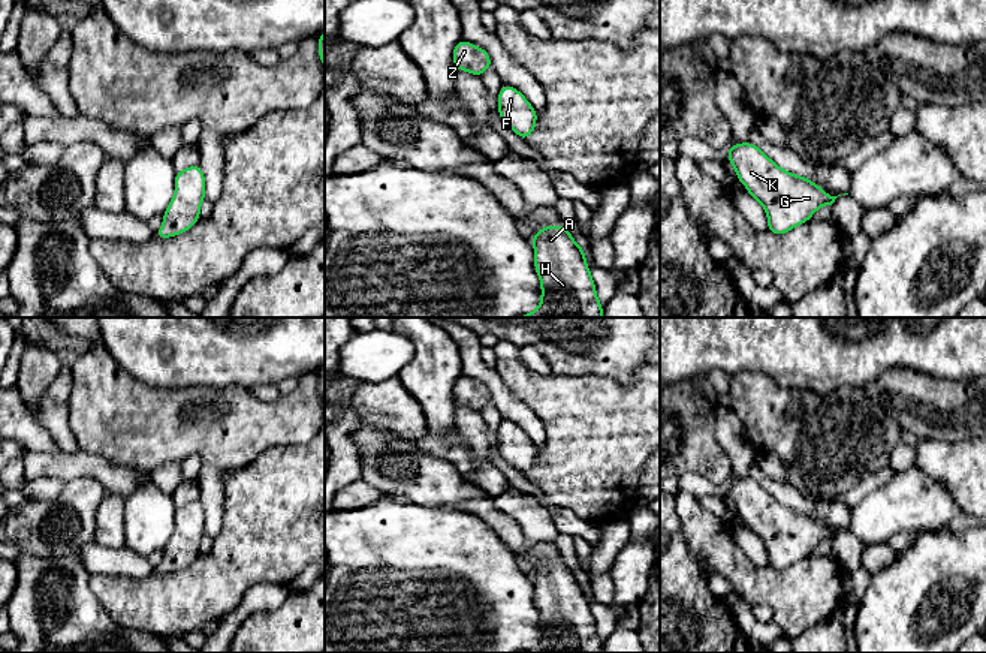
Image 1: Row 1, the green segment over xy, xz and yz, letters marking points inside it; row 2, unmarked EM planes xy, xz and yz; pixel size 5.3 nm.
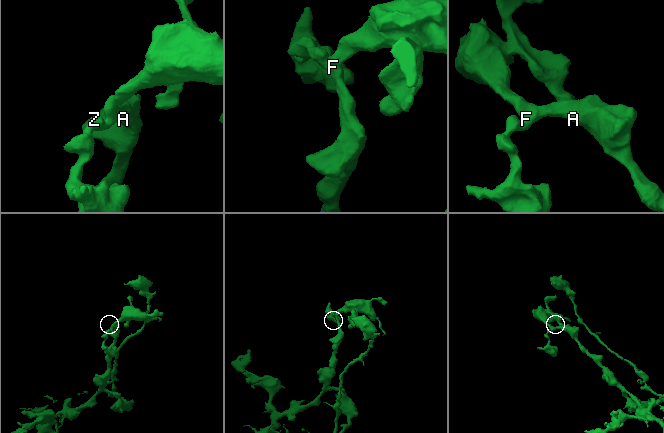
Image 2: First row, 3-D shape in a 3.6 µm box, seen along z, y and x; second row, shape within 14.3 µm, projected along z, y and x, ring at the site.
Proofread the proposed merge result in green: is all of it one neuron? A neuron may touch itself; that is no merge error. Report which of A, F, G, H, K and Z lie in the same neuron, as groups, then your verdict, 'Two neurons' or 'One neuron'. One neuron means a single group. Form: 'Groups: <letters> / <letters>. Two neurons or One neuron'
Groups: A F G H K Z. One neuron

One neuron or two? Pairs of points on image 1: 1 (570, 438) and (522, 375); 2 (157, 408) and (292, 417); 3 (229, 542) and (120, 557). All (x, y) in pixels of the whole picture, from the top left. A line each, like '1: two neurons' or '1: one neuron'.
1: one neuron
2: one neuron
3: two neurons

